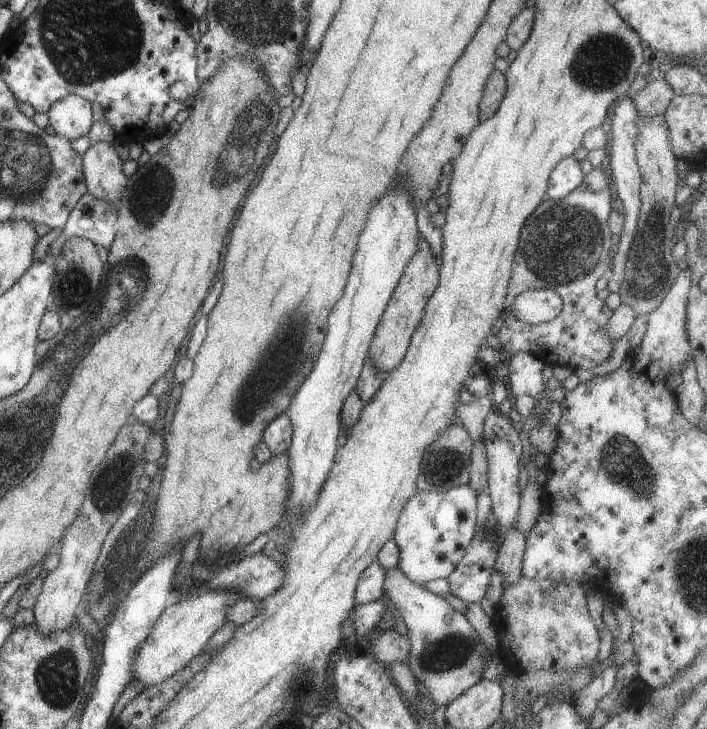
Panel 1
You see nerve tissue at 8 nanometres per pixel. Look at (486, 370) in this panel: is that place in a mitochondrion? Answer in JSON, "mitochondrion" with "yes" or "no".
{"mitochondrion":"no"}

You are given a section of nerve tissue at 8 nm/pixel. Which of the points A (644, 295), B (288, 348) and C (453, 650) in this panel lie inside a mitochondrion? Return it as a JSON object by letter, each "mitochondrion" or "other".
{"A":"other","B":"mitochondrion","C":"mitochondrion"}

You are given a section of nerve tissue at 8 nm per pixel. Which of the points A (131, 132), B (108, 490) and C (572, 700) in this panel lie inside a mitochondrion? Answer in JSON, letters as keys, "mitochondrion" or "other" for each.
{"A":"other","B":"mitochondrion","C":"other"}

